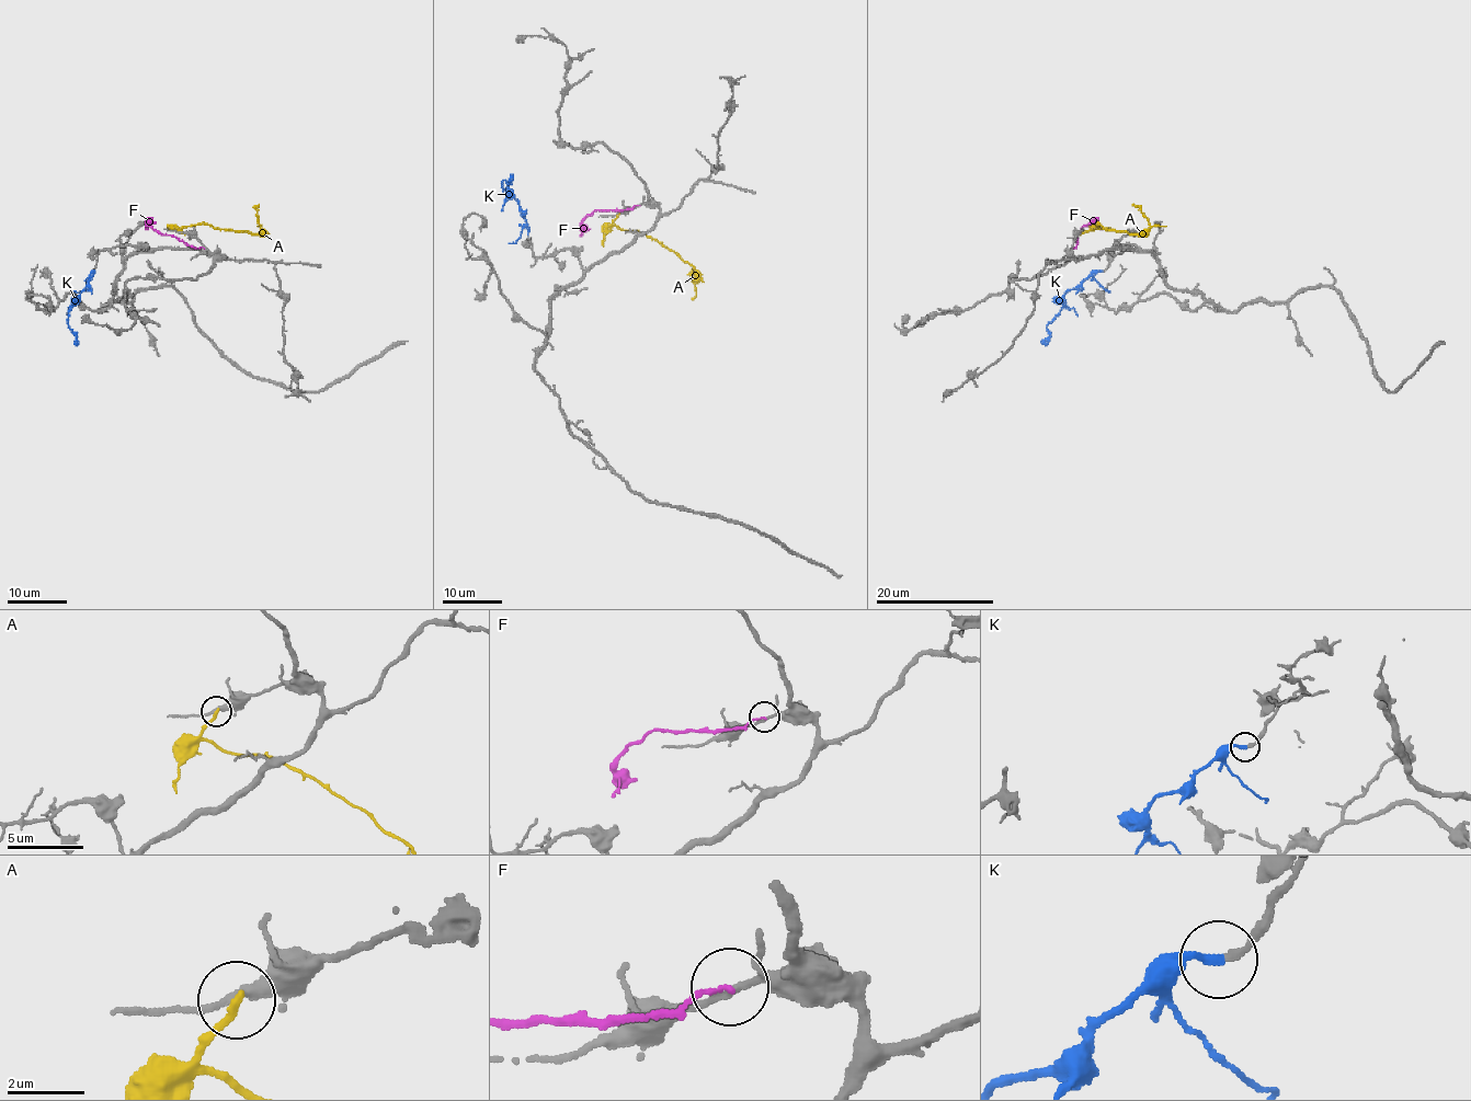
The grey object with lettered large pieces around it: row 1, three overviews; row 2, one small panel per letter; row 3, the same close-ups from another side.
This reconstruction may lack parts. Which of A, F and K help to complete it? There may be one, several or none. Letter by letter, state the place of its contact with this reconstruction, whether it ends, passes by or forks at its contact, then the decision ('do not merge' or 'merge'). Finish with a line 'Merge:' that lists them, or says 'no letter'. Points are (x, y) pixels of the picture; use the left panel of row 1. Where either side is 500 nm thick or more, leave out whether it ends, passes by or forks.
A: (183, 233) | it ends | do not merge
F: (204, 248) | it ends | do not merge
K: (93, 272) | it ends | merge
Merge: K

